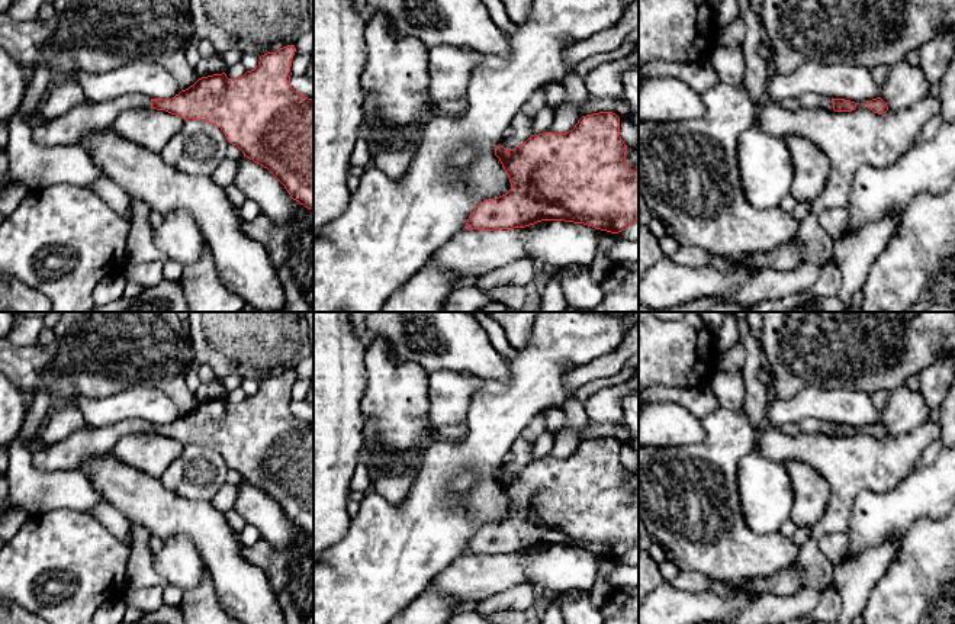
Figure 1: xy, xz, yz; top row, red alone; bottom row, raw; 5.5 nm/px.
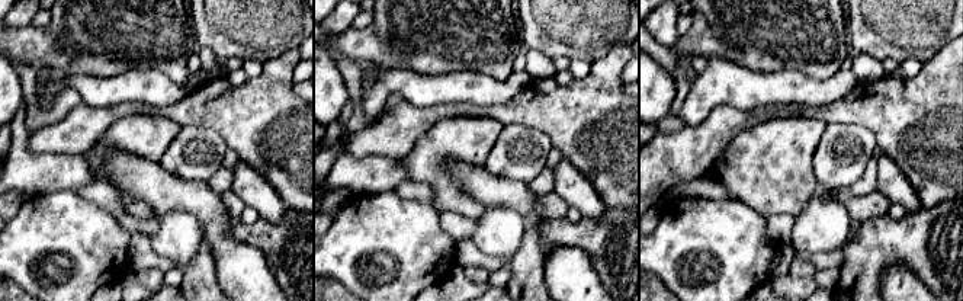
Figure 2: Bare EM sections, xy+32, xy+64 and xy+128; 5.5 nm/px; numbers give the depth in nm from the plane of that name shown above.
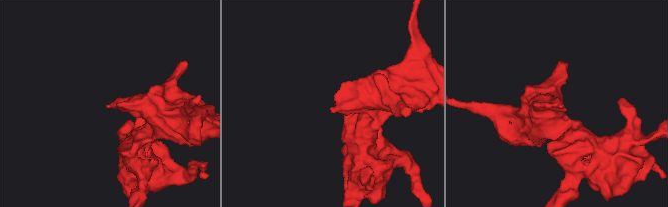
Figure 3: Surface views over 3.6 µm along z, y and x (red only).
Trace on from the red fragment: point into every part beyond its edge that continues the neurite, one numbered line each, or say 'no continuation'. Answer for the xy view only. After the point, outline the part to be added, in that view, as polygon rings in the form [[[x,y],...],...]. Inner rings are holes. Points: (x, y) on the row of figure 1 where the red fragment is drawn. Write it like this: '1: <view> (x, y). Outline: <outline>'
1: xy (71, 128). Outline: [[[126,94],[107,102],[87,102],[55,119],[32,128],[32,138],[42,147],[80,145],[96,131],[110,128],[113,120],[131,109],[151,109],[151,97]]]

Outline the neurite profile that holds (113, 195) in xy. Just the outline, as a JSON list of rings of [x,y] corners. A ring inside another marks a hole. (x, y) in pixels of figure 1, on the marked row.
[[[102,174],[91,186],[87,186],[102,200],[104,200],[118,215],[129,218],[132,215],[132,197],[113,180]]]

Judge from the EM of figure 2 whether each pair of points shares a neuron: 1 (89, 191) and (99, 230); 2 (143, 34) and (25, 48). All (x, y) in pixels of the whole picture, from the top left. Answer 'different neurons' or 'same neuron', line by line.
1: different neurons
2: same neuron

